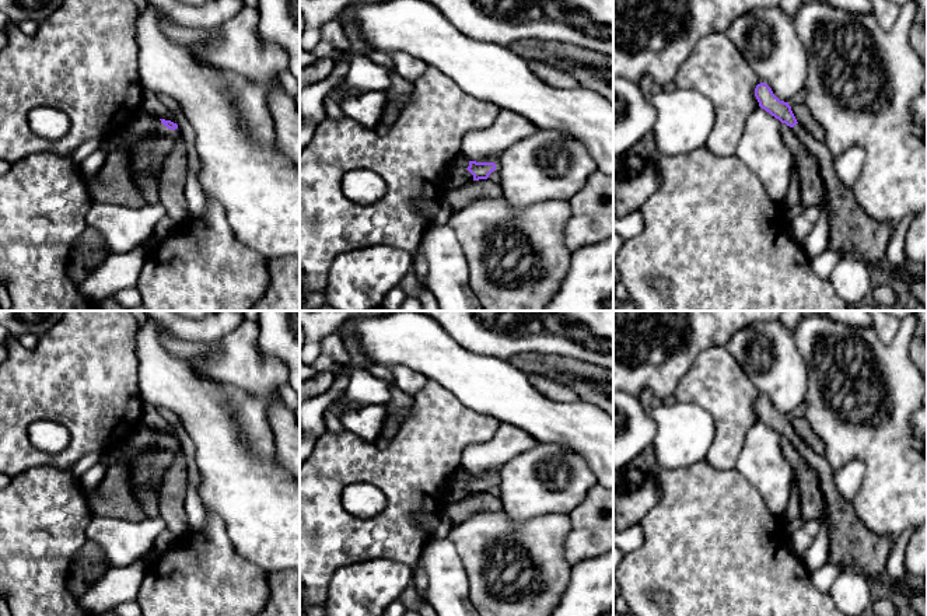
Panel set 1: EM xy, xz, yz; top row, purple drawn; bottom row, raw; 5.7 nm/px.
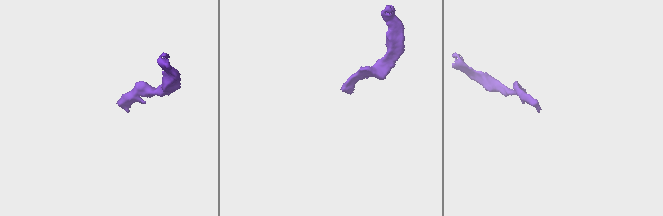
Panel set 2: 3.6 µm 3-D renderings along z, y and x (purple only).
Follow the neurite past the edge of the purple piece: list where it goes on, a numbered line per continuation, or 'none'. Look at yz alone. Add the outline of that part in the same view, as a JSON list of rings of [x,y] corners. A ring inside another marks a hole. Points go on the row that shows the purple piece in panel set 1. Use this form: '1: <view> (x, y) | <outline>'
1: yz (850, 227) | [[[802,125],[791,127],[805,148],[816,158],[825,189],[825,199],[819,206],[830,217],[828,251],[854,251],[871,263],[885,259],[885,251],[893,225],[868,216],[857,203],[854,192],[839,179],[835,160],[825,141],[815,140]]]

